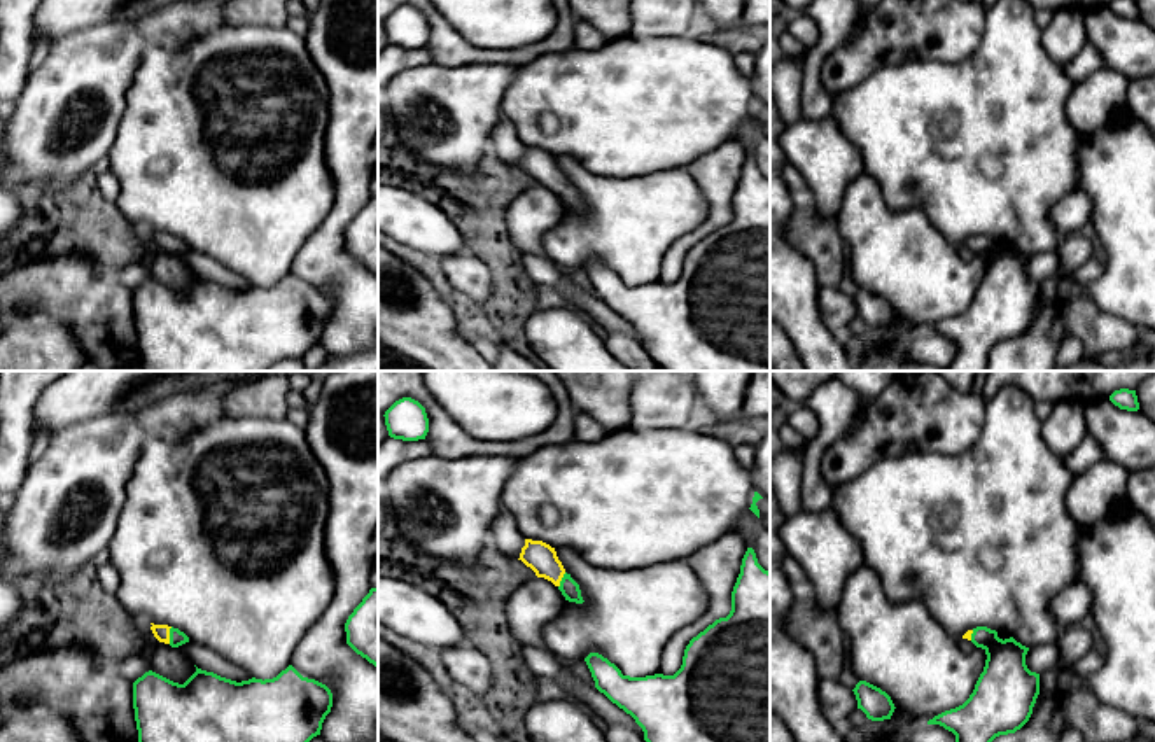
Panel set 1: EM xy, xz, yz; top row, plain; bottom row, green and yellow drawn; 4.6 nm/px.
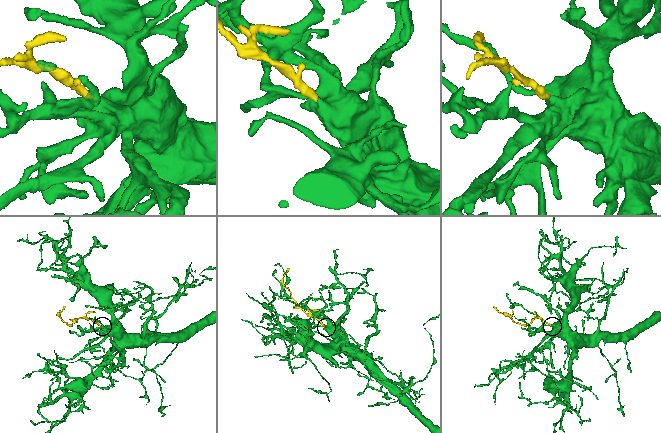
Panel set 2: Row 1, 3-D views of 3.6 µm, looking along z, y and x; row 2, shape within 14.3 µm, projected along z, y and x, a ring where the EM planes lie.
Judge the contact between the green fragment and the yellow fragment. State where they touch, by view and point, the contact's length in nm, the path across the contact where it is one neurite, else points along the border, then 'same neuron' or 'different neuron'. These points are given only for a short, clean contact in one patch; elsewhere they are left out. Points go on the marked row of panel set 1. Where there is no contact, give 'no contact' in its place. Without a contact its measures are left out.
meets green in xy at (170, 636); contact 80 nm long; runs through xy (177, 637), (170, 636), (161, 632); same neuron

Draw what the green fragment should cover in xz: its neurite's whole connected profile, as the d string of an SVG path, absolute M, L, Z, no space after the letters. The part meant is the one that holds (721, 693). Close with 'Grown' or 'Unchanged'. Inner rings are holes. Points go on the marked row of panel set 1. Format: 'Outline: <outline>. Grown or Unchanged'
Outline: M747 548L730 614L690 640L674 676L623 676L598 653L584 662L595 688L635 719L646 742L770 742L770 572Z. Unchanged

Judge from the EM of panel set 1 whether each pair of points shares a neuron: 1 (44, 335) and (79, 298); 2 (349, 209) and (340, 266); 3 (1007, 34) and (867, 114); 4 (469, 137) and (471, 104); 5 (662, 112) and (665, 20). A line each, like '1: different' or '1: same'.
1: different
2: same
3: same
4: same
5: different

